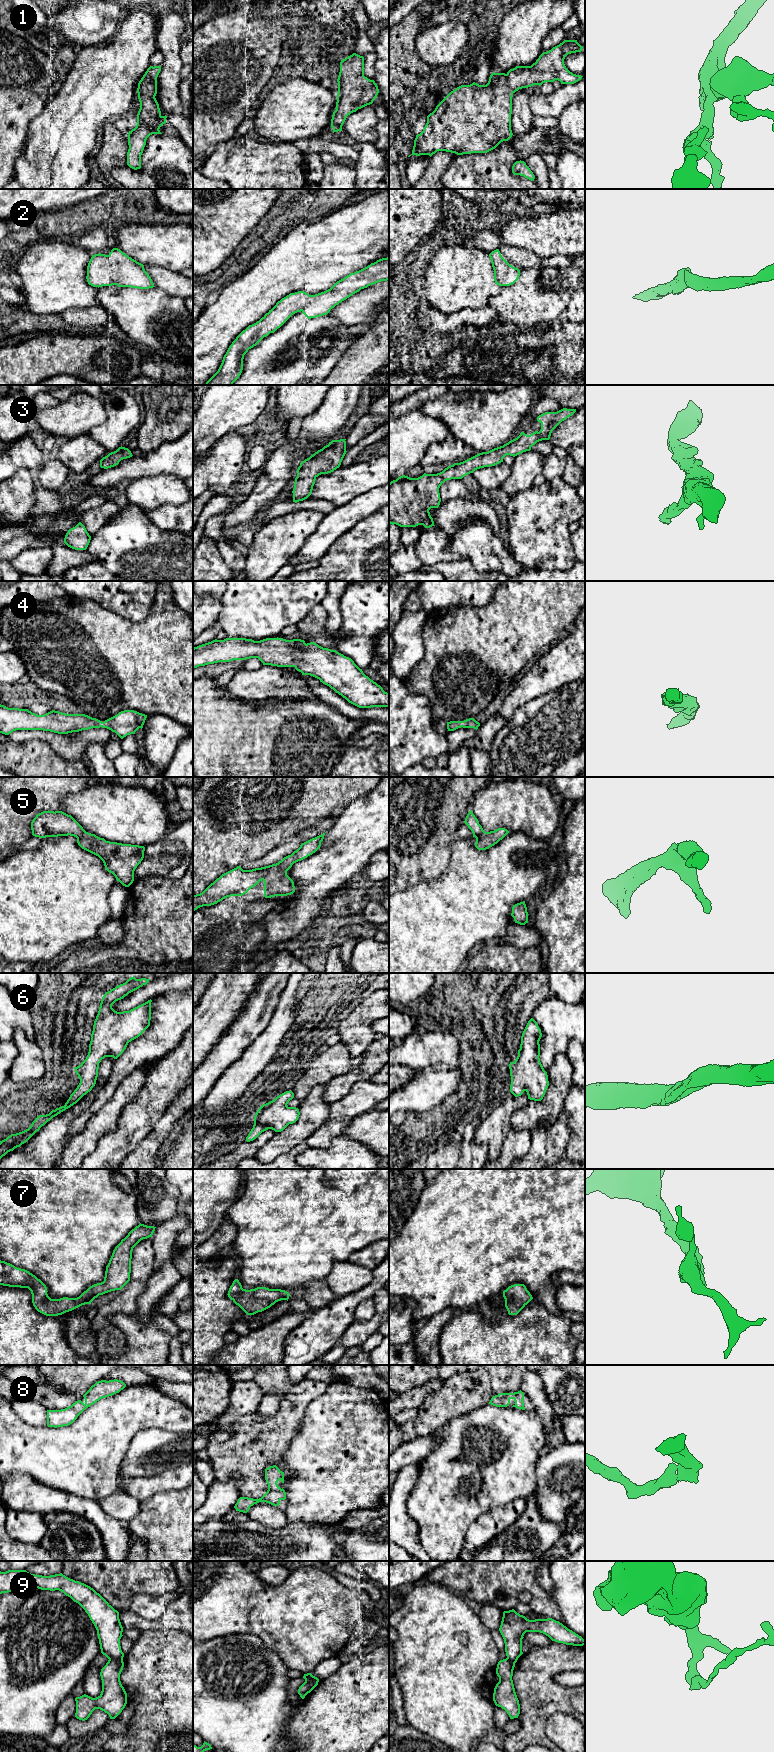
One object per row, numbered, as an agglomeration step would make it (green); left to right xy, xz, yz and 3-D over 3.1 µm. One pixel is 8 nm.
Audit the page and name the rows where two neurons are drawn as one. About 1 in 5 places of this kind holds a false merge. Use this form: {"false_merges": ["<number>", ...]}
{"false_merges": ["9"]}

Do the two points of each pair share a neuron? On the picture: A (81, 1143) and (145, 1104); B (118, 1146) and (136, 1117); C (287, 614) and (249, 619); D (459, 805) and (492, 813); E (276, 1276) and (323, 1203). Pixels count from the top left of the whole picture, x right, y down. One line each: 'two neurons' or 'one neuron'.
A: two neurons
B: one neuron
C: one neuron
D: two neurons
E: one neuron

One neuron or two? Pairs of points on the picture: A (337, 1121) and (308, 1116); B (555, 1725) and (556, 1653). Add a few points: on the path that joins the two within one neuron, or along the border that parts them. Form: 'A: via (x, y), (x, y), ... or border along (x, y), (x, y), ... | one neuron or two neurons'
A: border along (330, 1104), (327, 1120), (310, 1135) | two neurons
B: border along (574, 1717), (554, 1712), (545, 1724), (544, 1733) | two neurons

